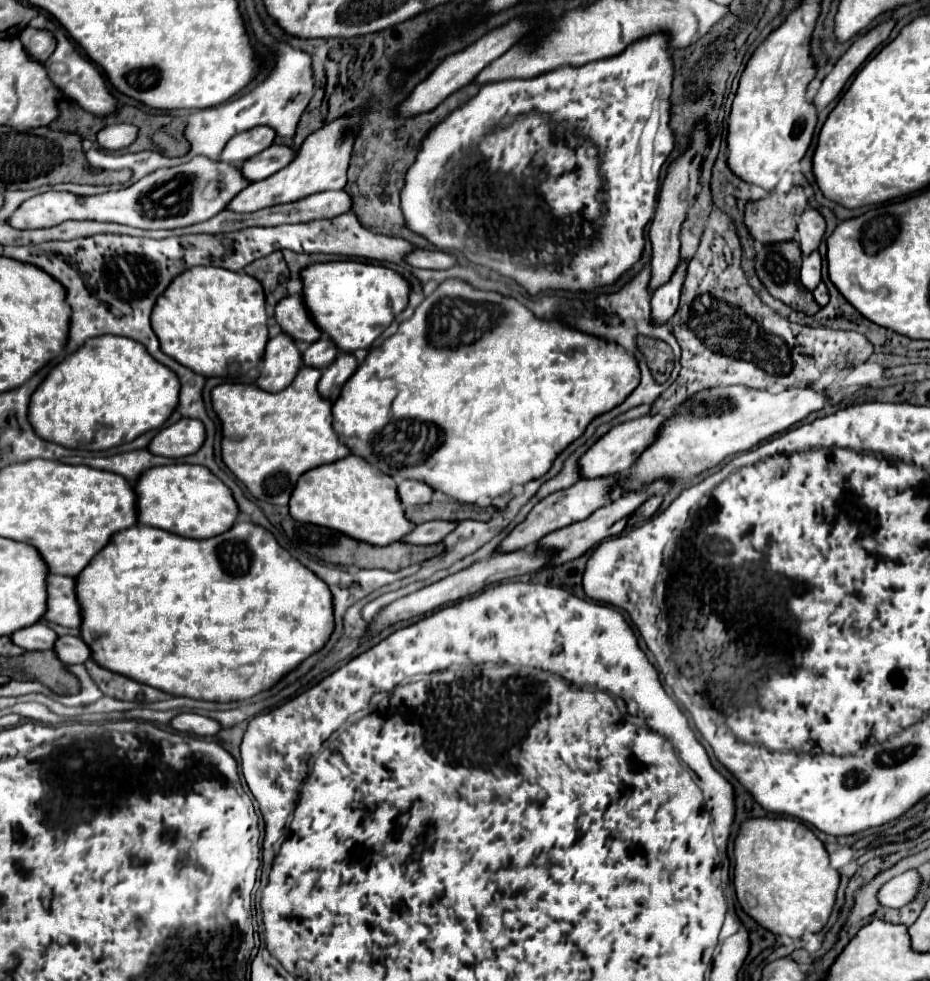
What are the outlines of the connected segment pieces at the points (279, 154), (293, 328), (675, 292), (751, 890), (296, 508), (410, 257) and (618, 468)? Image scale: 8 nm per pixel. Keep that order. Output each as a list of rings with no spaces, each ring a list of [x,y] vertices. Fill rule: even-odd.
[[[274,143],[268,149],[260,151],[258,155],[242,161],[240,171],[242,171],[242,177],[250,183],[262,181],[262,179],[274,175],[276,171],[280,171],[282,167],[286,167],[286,163],[290,163],[292,157],[294,157],[294,151],[290,147]]]
[[[290,295],[282,299],[282,303],[276,305],[274,309],[274,319],[282,327],[286,335],[290,335],[296,343],[314,343],[320,339],[320,329],[314,325],[310,319],[302,297],[300,295]]]
[[[680,263],[678,271],[674,271],[674,279],[670,279],[670,283],[666,283],[666,287],[660,287],[658,291],[654,291],[654,295],[652,295],[652,315],[650,315],[652,325],[664,325],[676,313],[684,275],[686,275],[686,263]]]
[[[748,817],[740,825],[734,839],[734,861],[734,887],[738,903],[756,923],[776,935],[784,933],[792,939],[800,939],[806,933],[818,933],[826,925],[836,901],[840,875],[830,867],[822,841],[804,823],[788,817]]]
[[[348,455],[340,461],[306,471],[298,479],[288,507],[290,517],[296,521],[336,529],[340,533],[352,535],[352,539],[360,539],[378,547],[400,541],[412,531],[412,523],[404,517],[404,509],[398,503],[394,479],[390,475],[382,475],[376,467],[370,467],[362,457],[356,455]],[[370,533],[374,533],[374,537],[366,537]]]
[[[418,249],[418,251],[408,253],[404,257],[404,261],[408,265],[420,267],[420,269],[450,269],[456,263],[454,255],[450,255],[446,251],[426,251],[426,249]]]
[[[646,415],[646,417],[634,419],[634,421],[614,425],[578,459],[580,477],[598,479],[598,477],[610,477],[616,473],[624,473],[626,469],[630,469],[630,463],[634,463],[634,459],[638,459],[638,455],[642,453],[642,447],[646,447],[646,443],[650,443],[650,439],[654,439],[654,431],[658,431],[658,423],[662,423],[662,419],[666,419],[666,415]]]

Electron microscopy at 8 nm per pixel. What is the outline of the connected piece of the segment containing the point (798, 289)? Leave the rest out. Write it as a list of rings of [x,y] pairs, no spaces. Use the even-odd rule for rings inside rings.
[[[780,241],[780,243],[770,243],[770,245],[758,245],[758,253],[754,259],[756,275],[764,283],[764,287],[770,291],[772,297],[780,299],[782,303],[790,305],[796,311],[802,311],[806,315],[816,315],[818,313],[818,303],[814,301],[812,293],[806,291],[800,283],[800,263],[802,263],[802,251],[796,241]]]

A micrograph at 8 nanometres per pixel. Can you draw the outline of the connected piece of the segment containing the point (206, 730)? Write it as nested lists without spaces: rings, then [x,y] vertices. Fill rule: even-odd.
[[[180,713],[170,721],[170,727],[180,731],[180,733],[188,733],[188,735],[196,735],[196,737],[212,737],[220,731],[220,723],[210,719],[210,717],[202,717],[196,713]]]

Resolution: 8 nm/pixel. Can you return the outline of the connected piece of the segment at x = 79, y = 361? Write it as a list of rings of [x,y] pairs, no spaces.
[[[102,335],[88,339],[78,351],[66,355],[38,385],[30,399],[28,421],[34,433],[46,441],[58,443],[68,449],[106,451],[122,445],[122,441],[134,441],[150,429],[162,427],[170,413],[178,405],[180,381],[168,367],[162,367],[138,341],[114,335]]]

